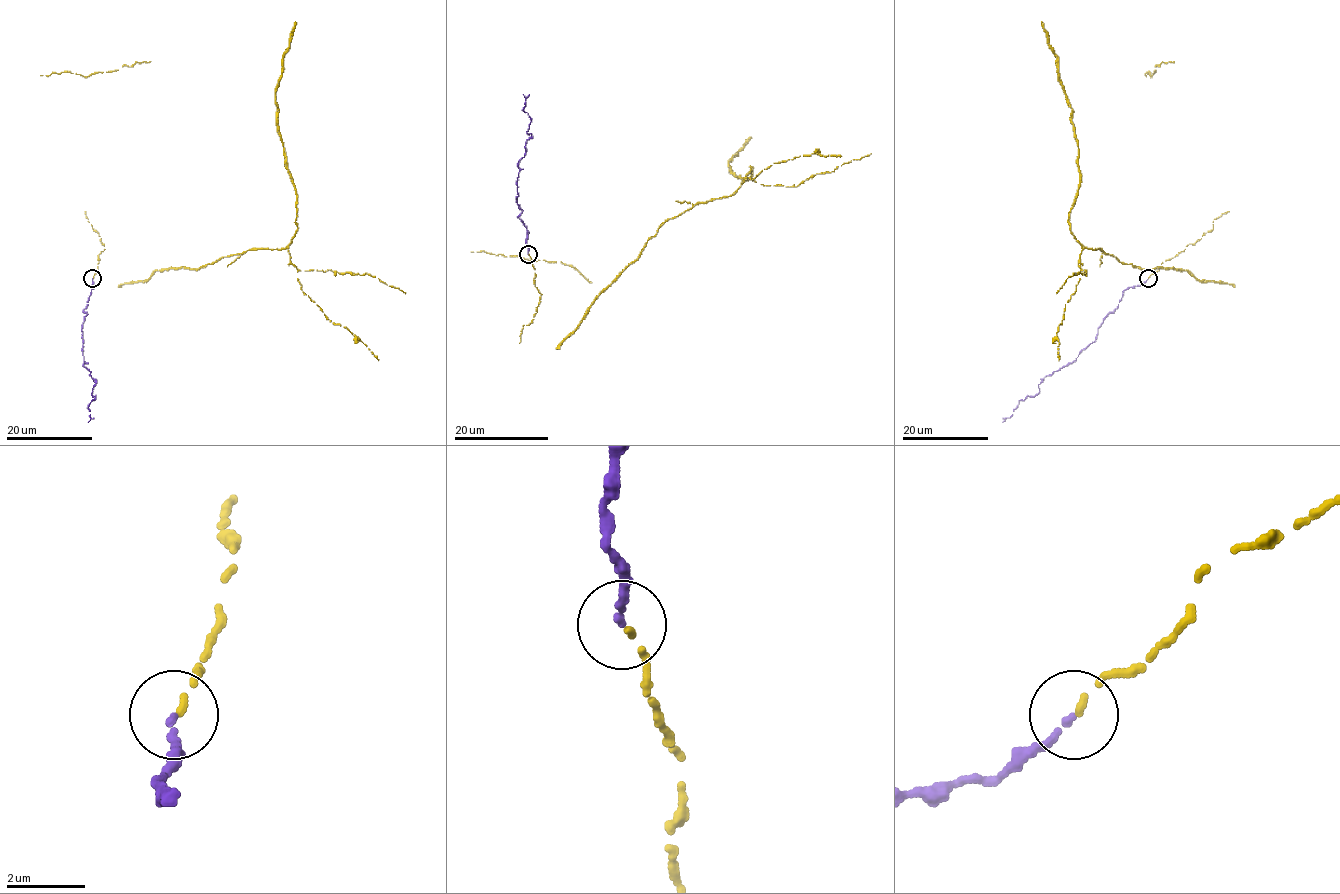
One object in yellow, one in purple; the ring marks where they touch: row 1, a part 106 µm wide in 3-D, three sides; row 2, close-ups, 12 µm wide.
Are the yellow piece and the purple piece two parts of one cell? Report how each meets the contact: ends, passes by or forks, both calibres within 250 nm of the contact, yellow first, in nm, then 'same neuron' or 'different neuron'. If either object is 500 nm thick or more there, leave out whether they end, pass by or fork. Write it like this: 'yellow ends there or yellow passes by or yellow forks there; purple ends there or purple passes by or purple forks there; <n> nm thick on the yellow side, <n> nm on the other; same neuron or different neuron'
yellow ends there; purple ends there; 140 nm thick on the yellow side, 180 nm on the other; same neuron

